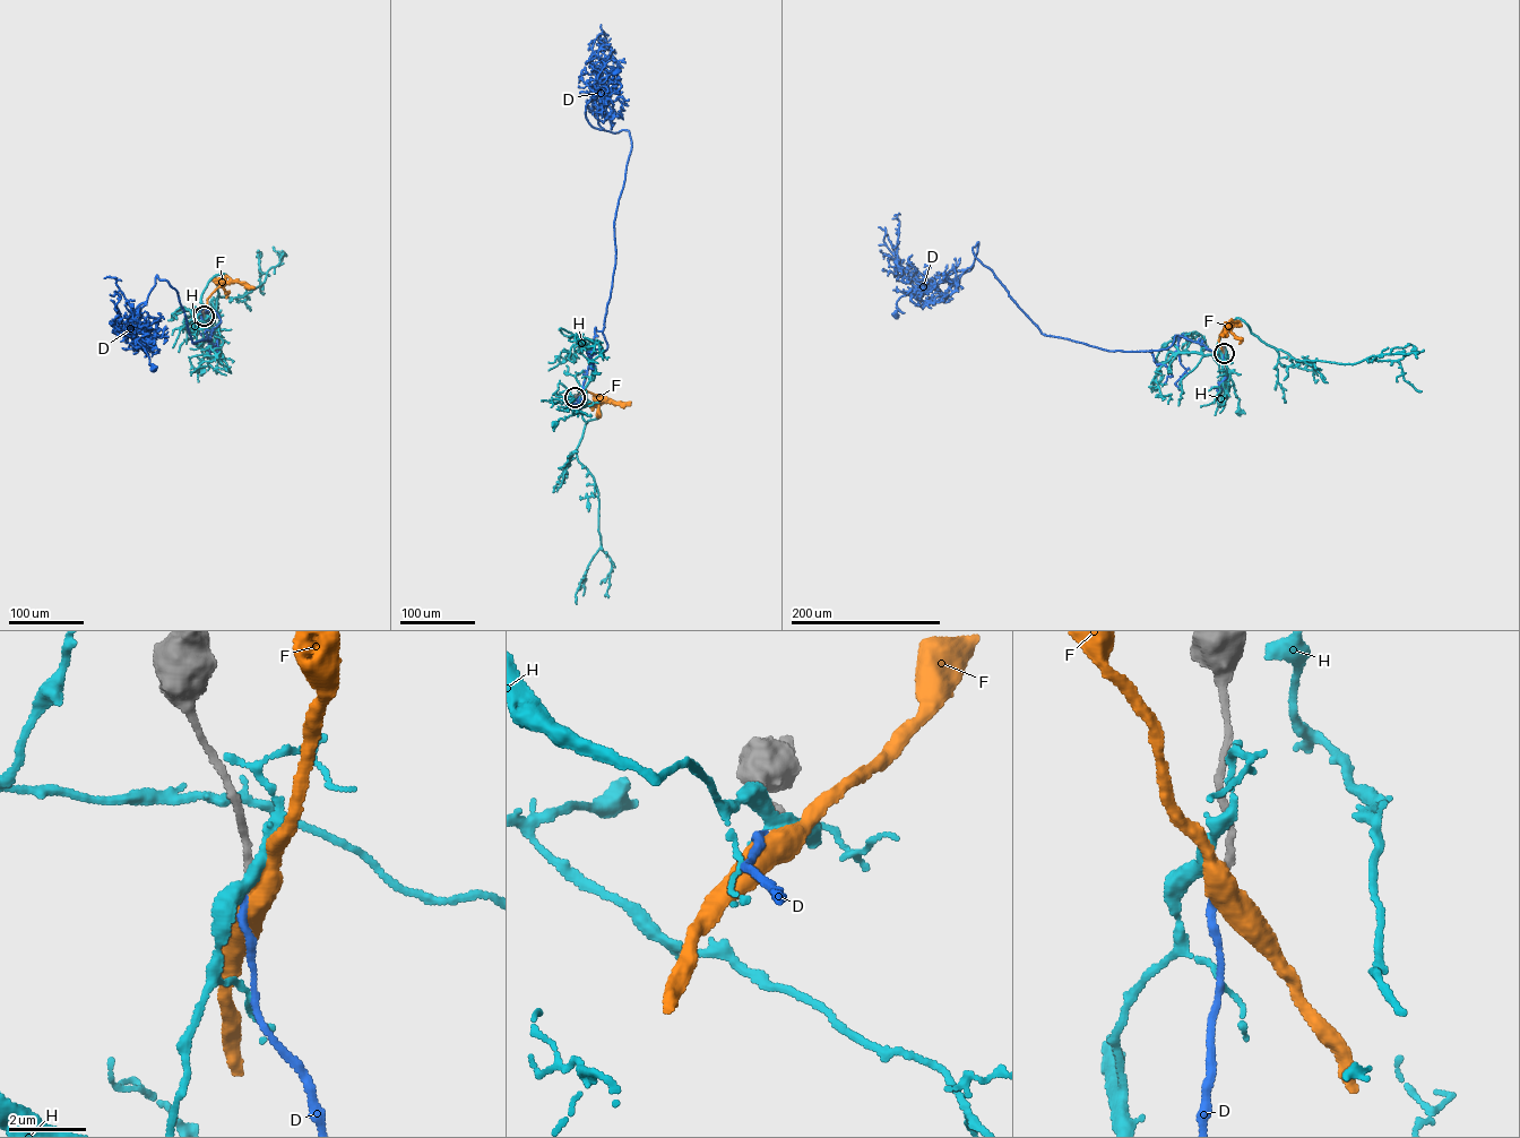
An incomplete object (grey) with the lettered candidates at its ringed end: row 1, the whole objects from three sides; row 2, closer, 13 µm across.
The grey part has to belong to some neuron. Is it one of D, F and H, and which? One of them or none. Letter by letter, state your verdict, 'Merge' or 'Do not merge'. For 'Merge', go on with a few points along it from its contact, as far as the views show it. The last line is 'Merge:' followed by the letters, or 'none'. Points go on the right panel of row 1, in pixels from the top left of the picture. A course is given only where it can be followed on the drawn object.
D: Merge. Its course: (1224, 353), (1177, 335), (1124, 352), (1043, 335), (976, 257), (978, 242), (970, 267), (916, 286), (896, 316)
F: Do not merge
H: Do not merge
Merge: D

